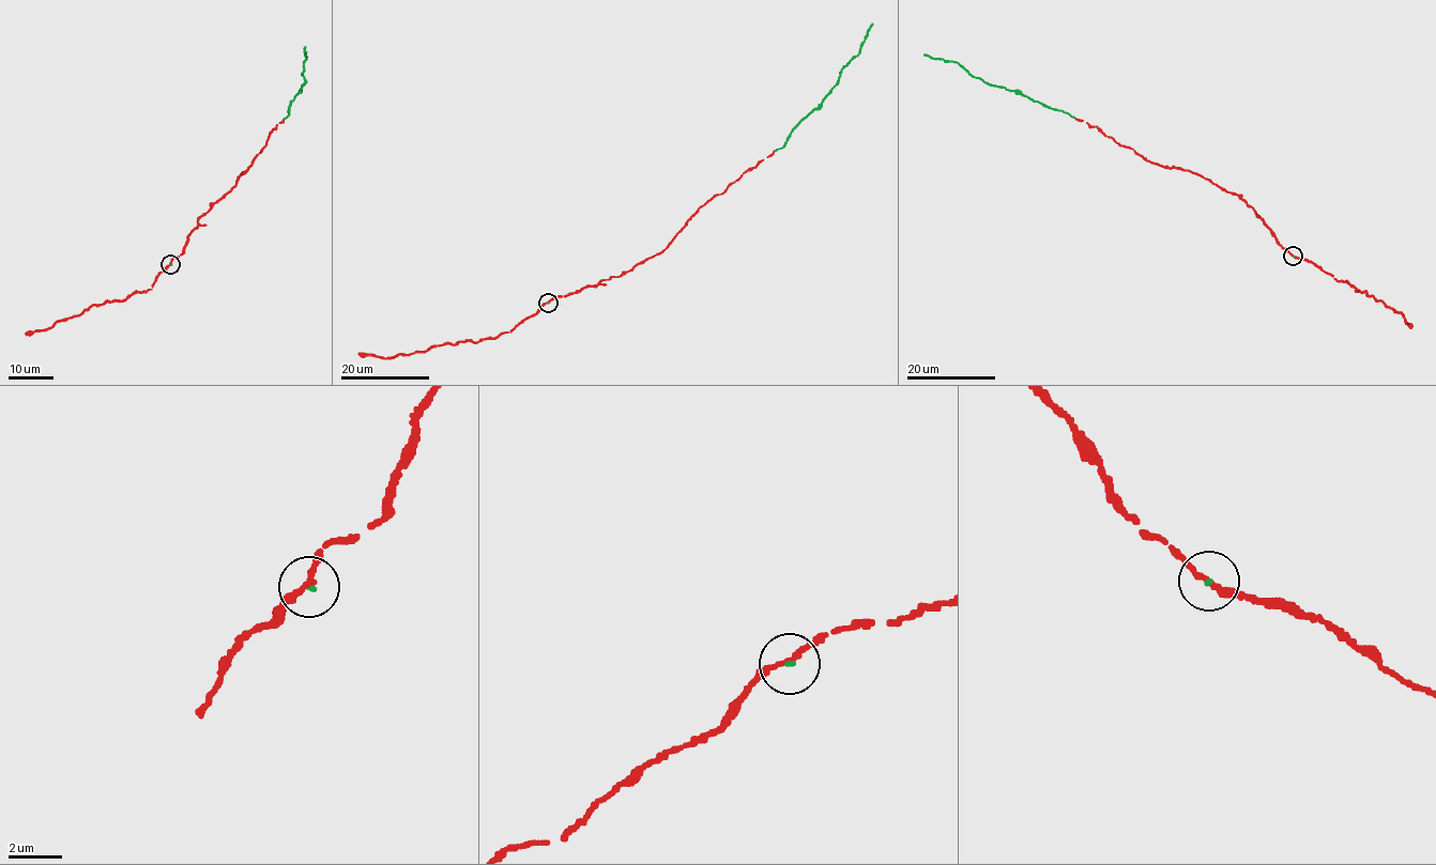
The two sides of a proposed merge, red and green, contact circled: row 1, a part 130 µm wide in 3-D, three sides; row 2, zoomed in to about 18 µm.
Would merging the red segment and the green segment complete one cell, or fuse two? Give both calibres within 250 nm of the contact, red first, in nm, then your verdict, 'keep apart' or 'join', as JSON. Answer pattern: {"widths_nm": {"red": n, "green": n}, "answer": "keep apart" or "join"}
{"widths_nm": {"red": 220, "green": 110}, "answer": "join"}

